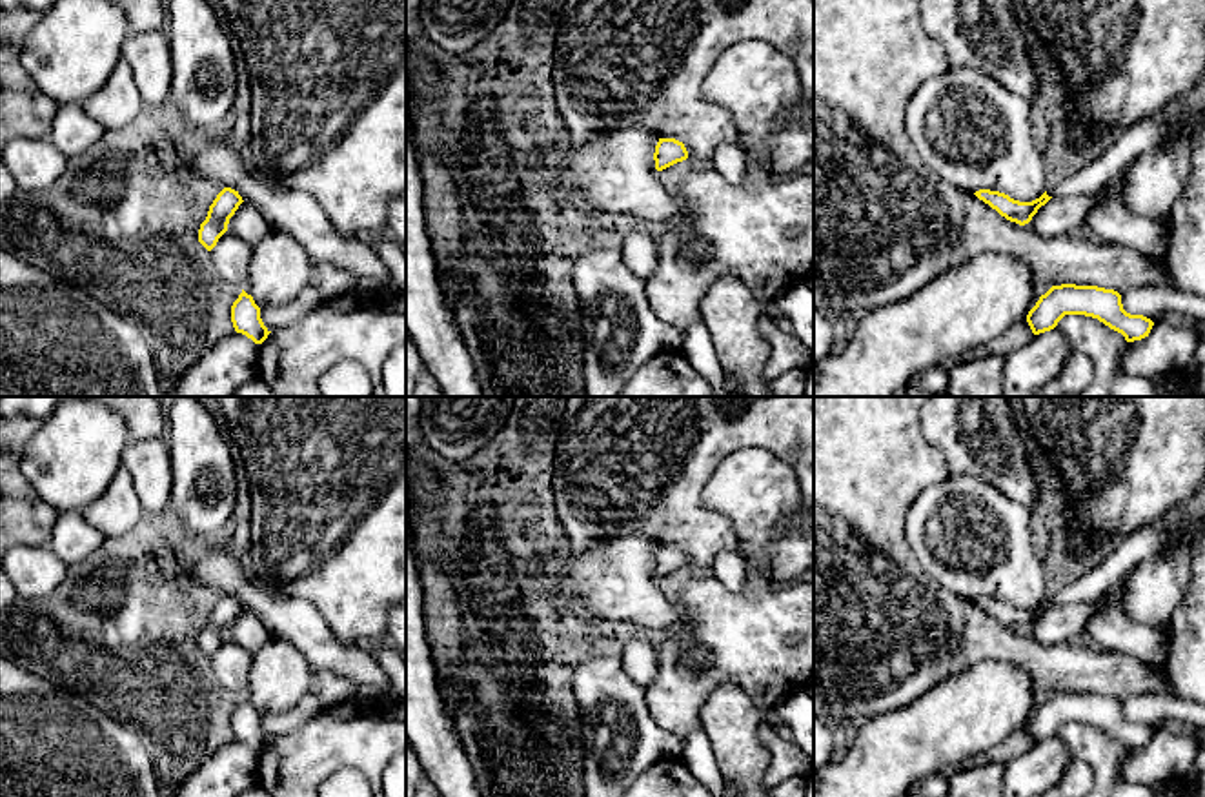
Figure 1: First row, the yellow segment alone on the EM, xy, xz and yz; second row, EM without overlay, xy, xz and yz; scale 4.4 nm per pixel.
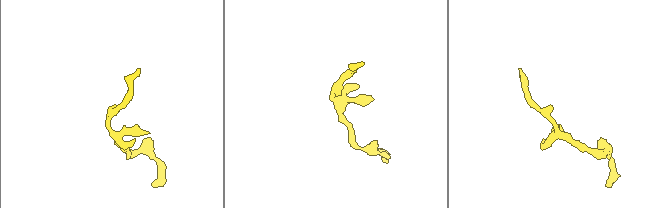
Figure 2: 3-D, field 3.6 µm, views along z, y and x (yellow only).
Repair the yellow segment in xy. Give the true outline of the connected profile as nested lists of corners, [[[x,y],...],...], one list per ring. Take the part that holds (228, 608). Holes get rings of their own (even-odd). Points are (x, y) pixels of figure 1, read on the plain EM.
[[[224,595],[209,613],[206,628],[198,637],[198,650],[211,659],[218,646],[228,639],[229,626],[242,611],[238,599]]]

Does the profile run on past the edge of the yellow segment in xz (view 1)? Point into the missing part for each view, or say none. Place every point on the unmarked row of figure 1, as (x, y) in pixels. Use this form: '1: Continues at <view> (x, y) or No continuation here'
1: No continuation here

